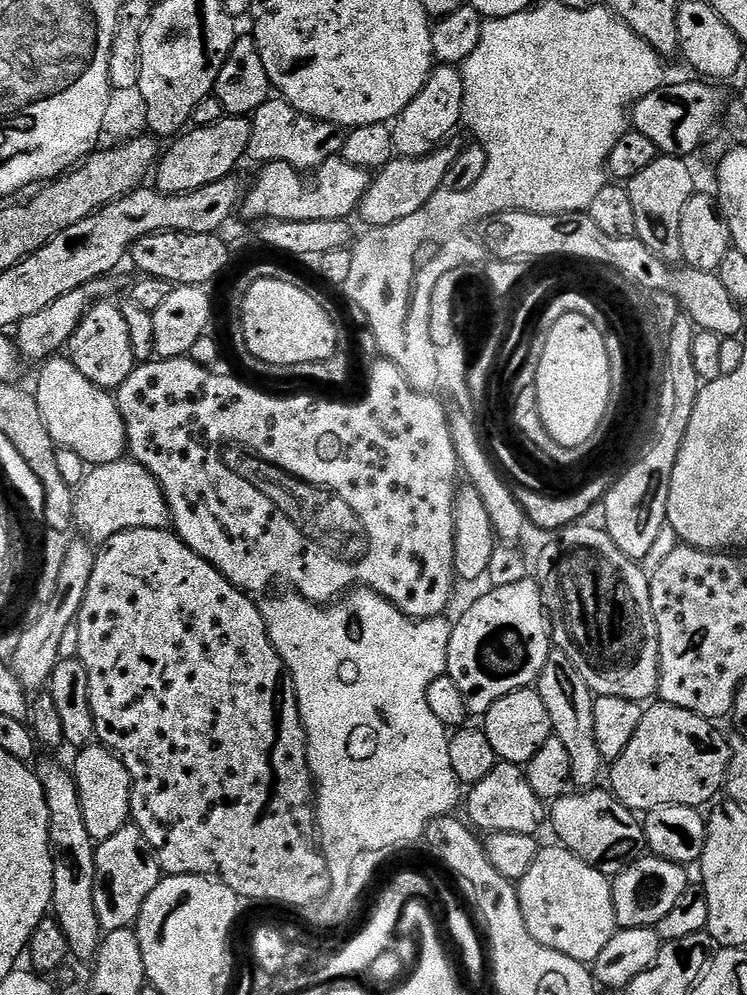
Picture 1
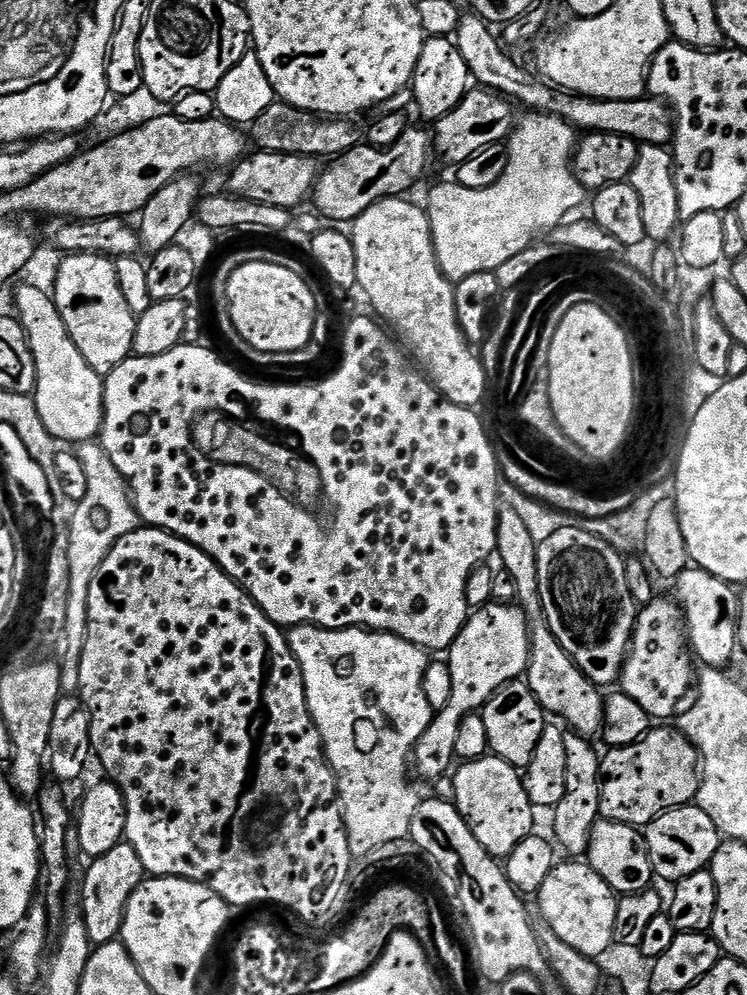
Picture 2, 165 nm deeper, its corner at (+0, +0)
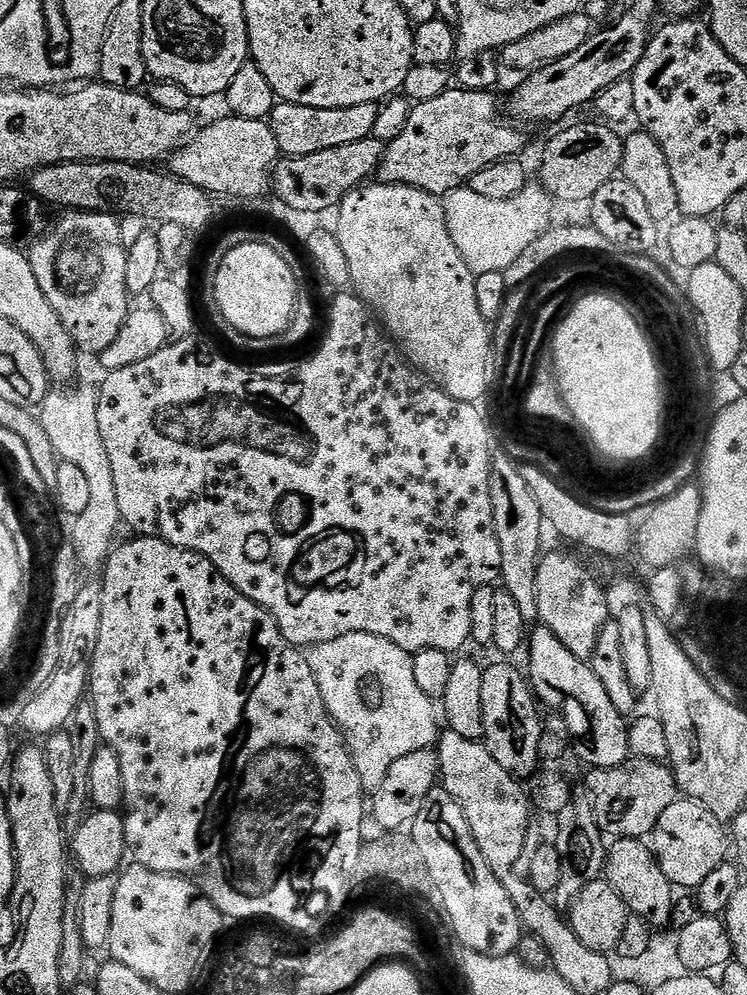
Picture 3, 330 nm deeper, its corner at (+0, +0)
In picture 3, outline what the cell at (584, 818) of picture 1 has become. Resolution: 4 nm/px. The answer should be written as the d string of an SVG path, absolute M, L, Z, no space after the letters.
M616 838L611 841L606 852L606 879L608 885L622 898L629 913L642 918L653 930L664 930L672 923L674 885L662 874L655 854L643 839L625 840Z

